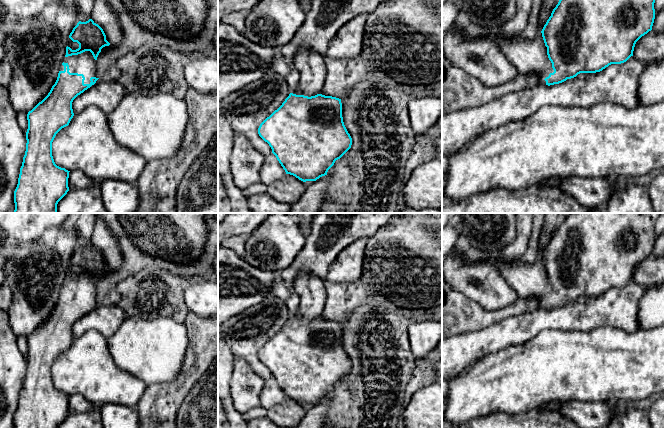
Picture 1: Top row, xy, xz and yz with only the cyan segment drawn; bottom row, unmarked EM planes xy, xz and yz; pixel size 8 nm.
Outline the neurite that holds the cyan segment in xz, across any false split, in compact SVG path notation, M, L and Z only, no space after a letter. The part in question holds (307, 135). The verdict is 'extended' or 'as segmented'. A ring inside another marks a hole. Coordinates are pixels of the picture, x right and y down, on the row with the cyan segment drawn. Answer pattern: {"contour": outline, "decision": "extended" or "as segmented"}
{"contour": "M311 49L299 50L292 66L300 73L297 89L290 93L282 105L260 124L258 134L269 144L286 174L293 175L303 182L316 181L327 175L335 161L351 148L352 138L343 122L341 99L321 94L327 75L324 56Z", "decision": "extended"}

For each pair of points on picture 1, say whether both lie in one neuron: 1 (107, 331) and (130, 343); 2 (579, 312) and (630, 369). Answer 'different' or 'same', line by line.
1: different
2: different

